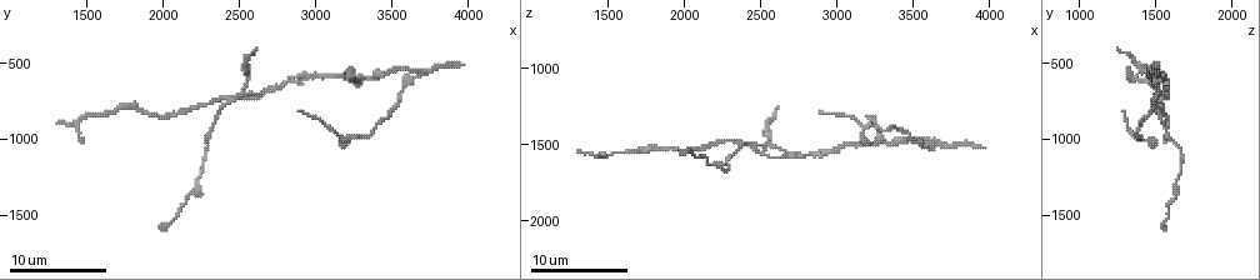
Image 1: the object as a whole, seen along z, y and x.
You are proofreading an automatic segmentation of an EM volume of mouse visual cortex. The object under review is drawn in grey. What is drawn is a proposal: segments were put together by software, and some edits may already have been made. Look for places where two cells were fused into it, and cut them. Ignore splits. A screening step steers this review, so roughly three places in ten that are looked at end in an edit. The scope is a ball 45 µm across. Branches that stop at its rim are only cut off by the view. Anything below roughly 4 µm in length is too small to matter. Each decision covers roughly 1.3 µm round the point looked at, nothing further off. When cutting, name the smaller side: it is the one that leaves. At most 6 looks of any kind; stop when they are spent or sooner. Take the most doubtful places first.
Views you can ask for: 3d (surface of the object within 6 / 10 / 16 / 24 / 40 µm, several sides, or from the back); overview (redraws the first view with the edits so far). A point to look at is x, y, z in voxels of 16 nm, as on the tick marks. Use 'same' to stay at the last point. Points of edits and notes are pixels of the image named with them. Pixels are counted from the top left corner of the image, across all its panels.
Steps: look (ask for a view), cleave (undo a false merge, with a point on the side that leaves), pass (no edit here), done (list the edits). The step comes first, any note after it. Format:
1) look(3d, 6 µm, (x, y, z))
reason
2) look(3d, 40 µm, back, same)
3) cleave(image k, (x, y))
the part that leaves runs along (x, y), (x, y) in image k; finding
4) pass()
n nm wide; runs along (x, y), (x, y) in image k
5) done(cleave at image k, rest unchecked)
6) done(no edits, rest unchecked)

look(3d, 6 µm, (3660, 580, 1500))
three-way junction

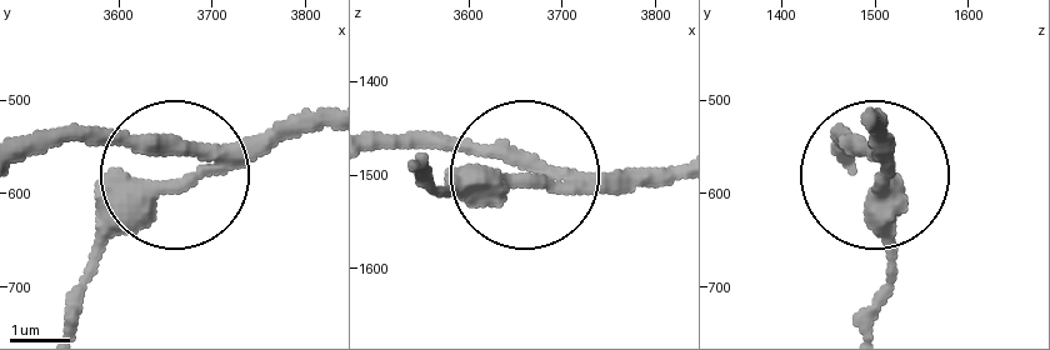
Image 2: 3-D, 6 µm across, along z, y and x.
look(3d, 6 µm, back, (3665, 590, 1510))

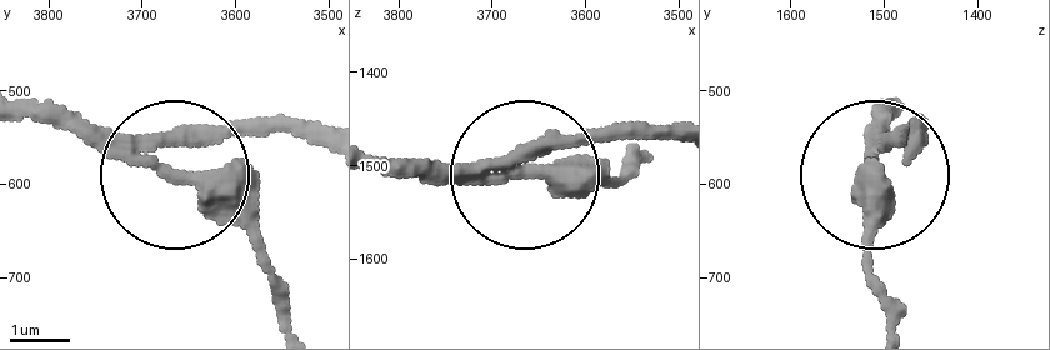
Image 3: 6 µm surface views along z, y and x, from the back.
pass()
300 nm wide; runs along (321, 146), (216, 131), (156, 171), (58, 106) in image 3; continuous, no second cell

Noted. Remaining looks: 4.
look(3d, 10 µm, (2500, 720, 1560))
small branch off a trunk

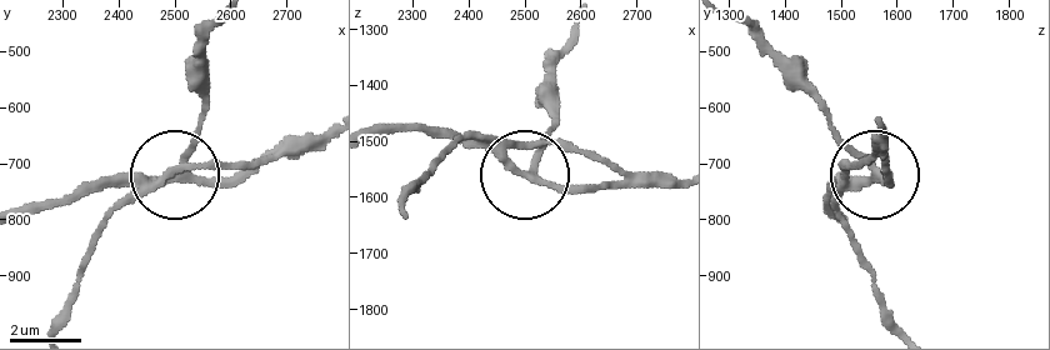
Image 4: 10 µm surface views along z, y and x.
pass()
5 arms; runs along (676, 180), (588, 189), (543, 183), (530, 165), (551, 120) in image 4; continuous, no second cell

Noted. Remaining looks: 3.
look(3d, 6 µm, (3180, 980, 1380))
three-way junction

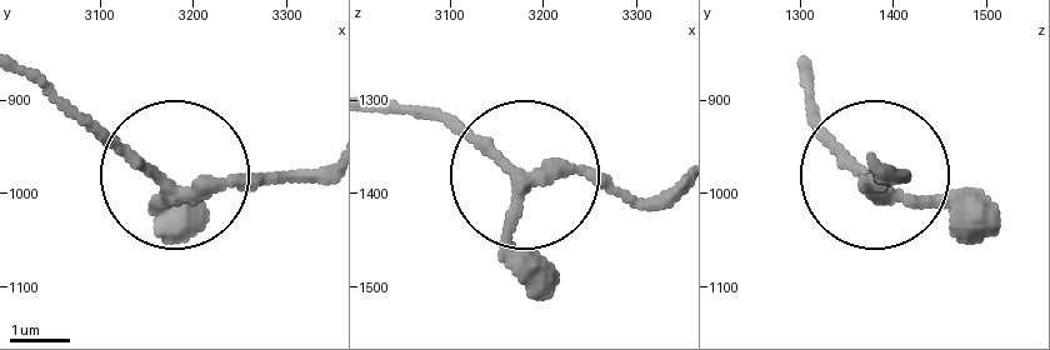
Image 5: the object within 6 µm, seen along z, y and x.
look(3d, 6 µm, back, (3175, 995, 1385))

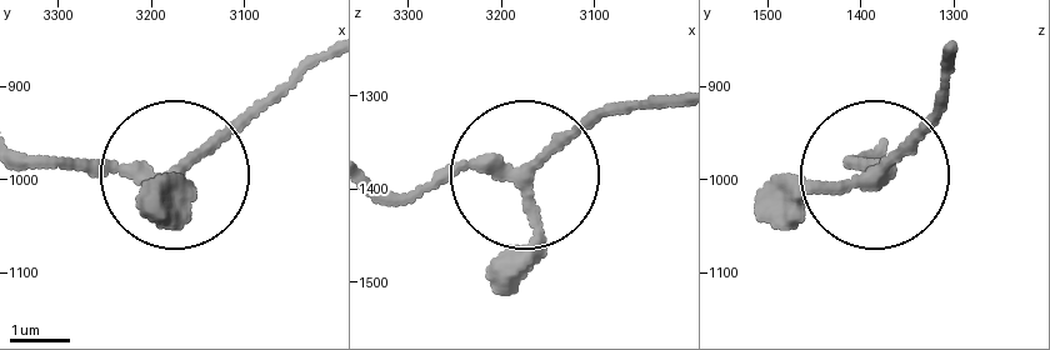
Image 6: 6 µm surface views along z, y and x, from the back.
pass()
continuous, no second cell

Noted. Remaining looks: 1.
done(no edits, rest unchecked)

